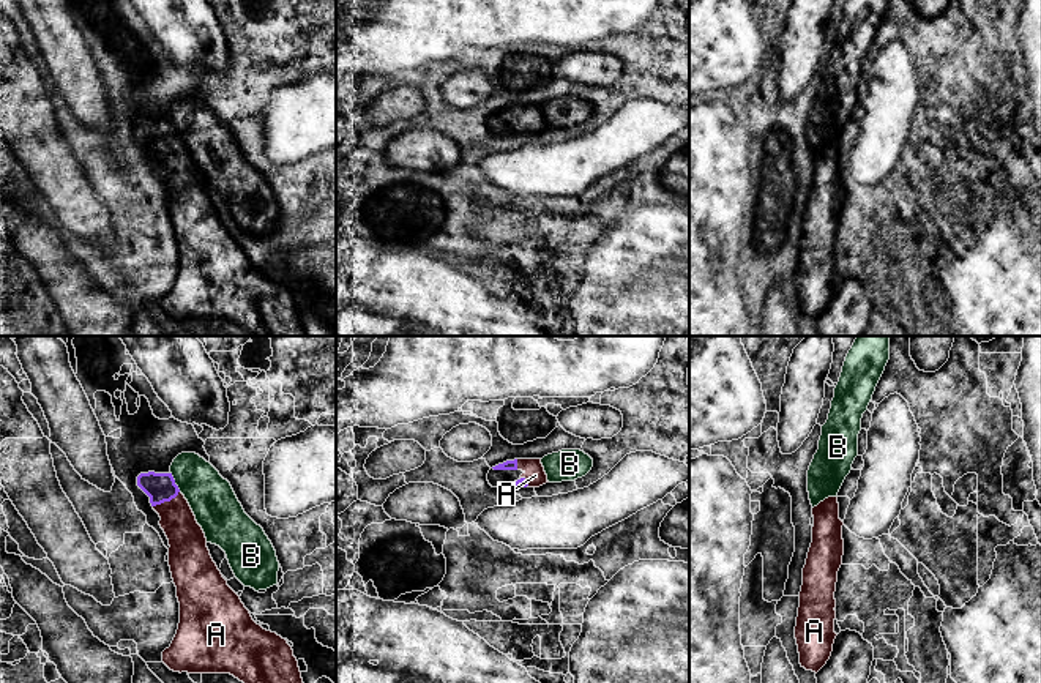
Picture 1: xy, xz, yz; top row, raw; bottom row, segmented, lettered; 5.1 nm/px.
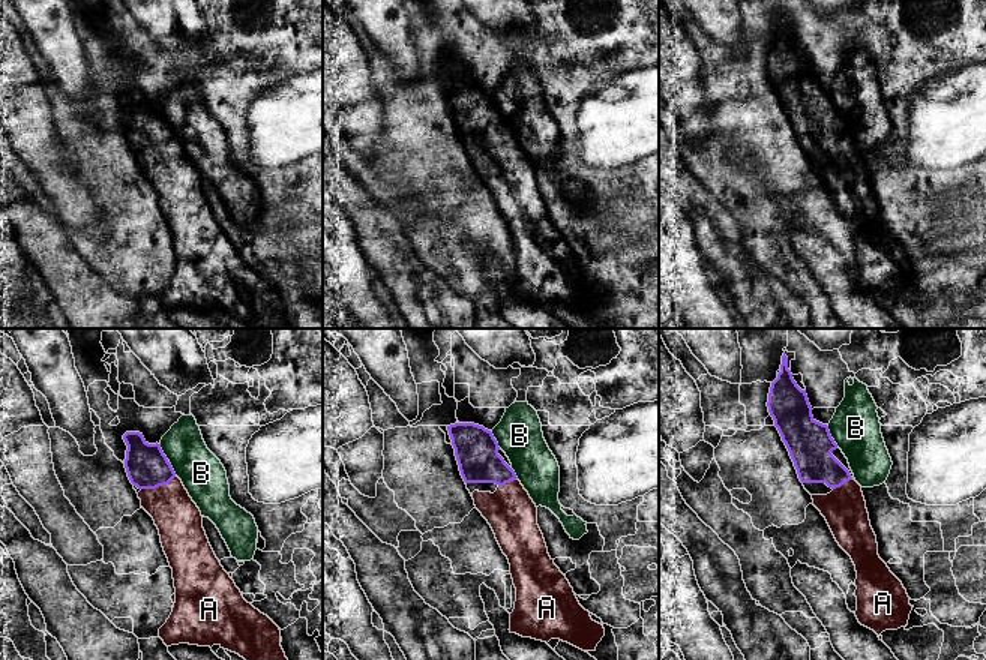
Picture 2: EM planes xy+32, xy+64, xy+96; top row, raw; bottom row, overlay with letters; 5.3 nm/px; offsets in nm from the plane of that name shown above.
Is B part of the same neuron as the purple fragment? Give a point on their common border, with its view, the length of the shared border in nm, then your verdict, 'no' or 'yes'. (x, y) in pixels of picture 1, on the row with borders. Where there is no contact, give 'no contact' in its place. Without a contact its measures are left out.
xy (174, 481) | 120 nm | no

